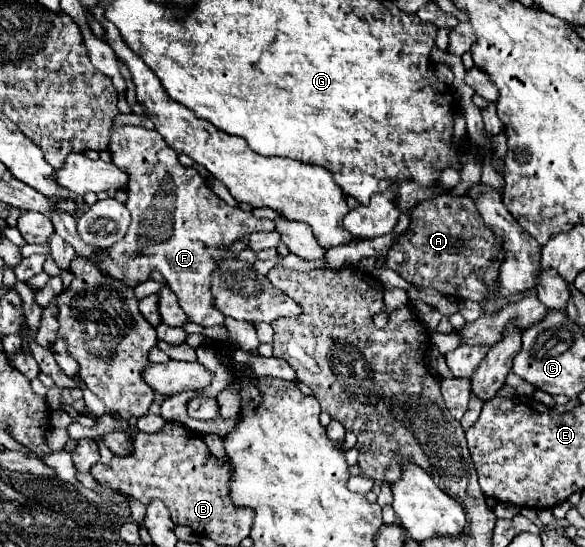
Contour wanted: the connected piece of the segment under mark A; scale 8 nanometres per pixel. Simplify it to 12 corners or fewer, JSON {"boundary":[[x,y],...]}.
{"boundary":[[472,197],[422,201],[386,267],[480,303],[504,239]]}

